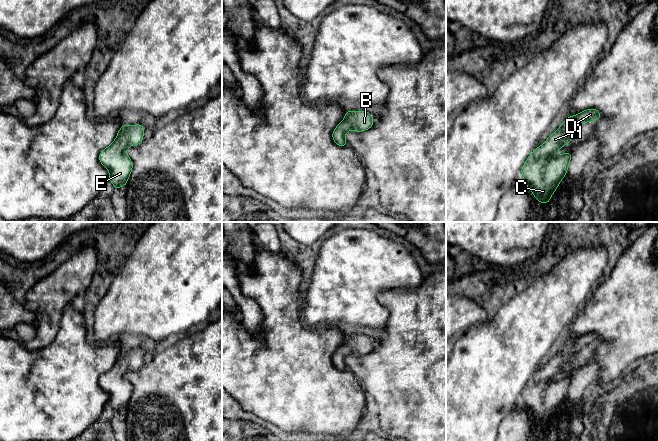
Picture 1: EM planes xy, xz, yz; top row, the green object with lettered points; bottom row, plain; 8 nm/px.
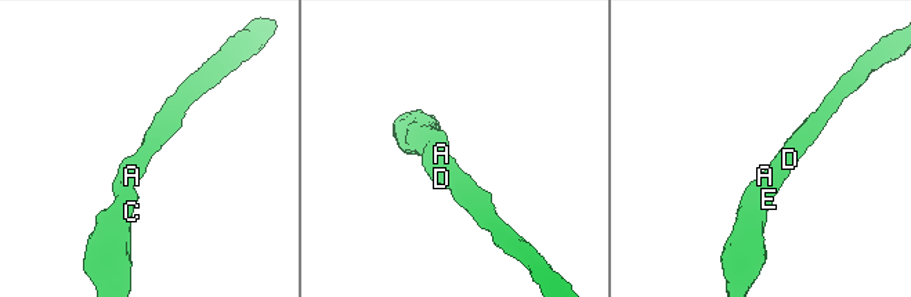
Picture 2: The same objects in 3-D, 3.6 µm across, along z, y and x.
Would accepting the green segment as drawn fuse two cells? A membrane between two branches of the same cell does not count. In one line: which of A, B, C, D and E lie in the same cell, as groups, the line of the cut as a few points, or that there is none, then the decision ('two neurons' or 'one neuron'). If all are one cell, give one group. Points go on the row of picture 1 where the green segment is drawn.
A B C D E | no cut | one neuron

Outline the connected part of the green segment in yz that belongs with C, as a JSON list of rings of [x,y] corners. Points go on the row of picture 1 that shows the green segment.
[[[590,108],[575,116],[569,116],[548,139],[530,154],[521,169],[523,183],[536,200],[546,204],[566,176],[572,152],[557,155],[558,149],[569,143],[576,129],[585,122],[594,122],[601,112]]]

